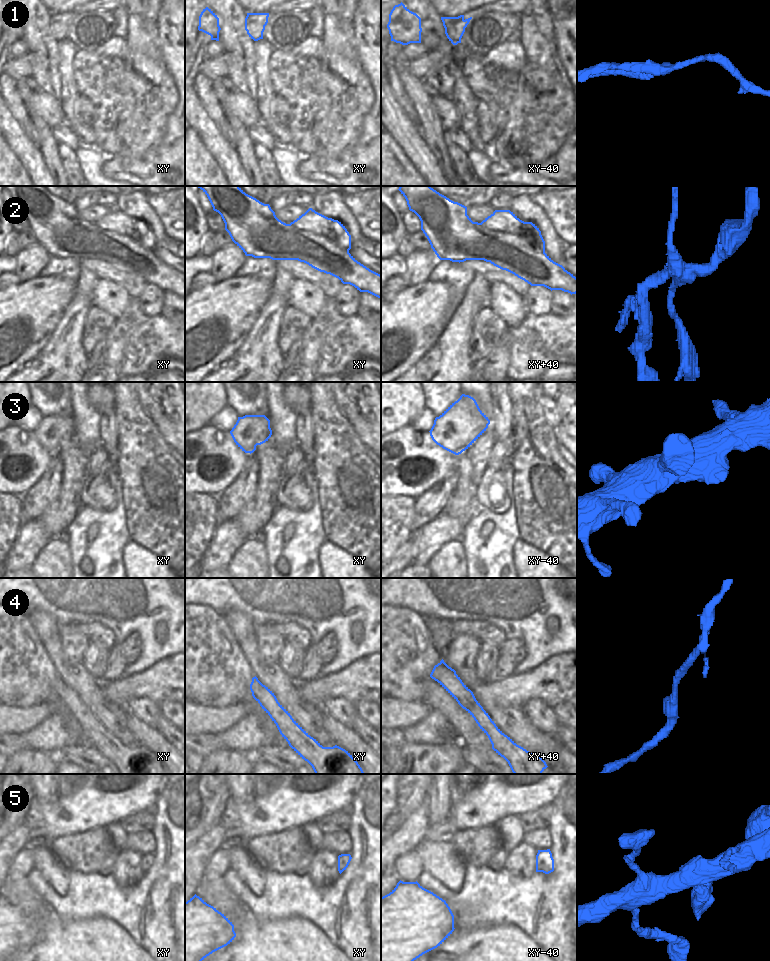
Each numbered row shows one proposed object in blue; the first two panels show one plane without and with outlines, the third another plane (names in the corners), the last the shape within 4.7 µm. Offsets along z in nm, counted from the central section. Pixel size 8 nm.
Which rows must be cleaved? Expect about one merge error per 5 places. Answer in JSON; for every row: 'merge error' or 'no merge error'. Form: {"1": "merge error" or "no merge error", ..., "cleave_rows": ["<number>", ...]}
{"1": "merge error", "2": "merge error", "3": "no merge error", "4": "no merge error", "5": "no merge error", "cleave_rows": ["1", "2"]}

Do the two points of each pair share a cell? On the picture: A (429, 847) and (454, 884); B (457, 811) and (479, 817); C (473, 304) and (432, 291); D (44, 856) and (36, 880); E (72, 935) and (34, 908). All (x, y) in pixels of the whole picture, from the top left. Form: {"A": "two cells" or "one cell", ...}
{"A": "one cell", "B": "one cell", "C": "two cells", "D": "two cells", "E": "one cell"}

